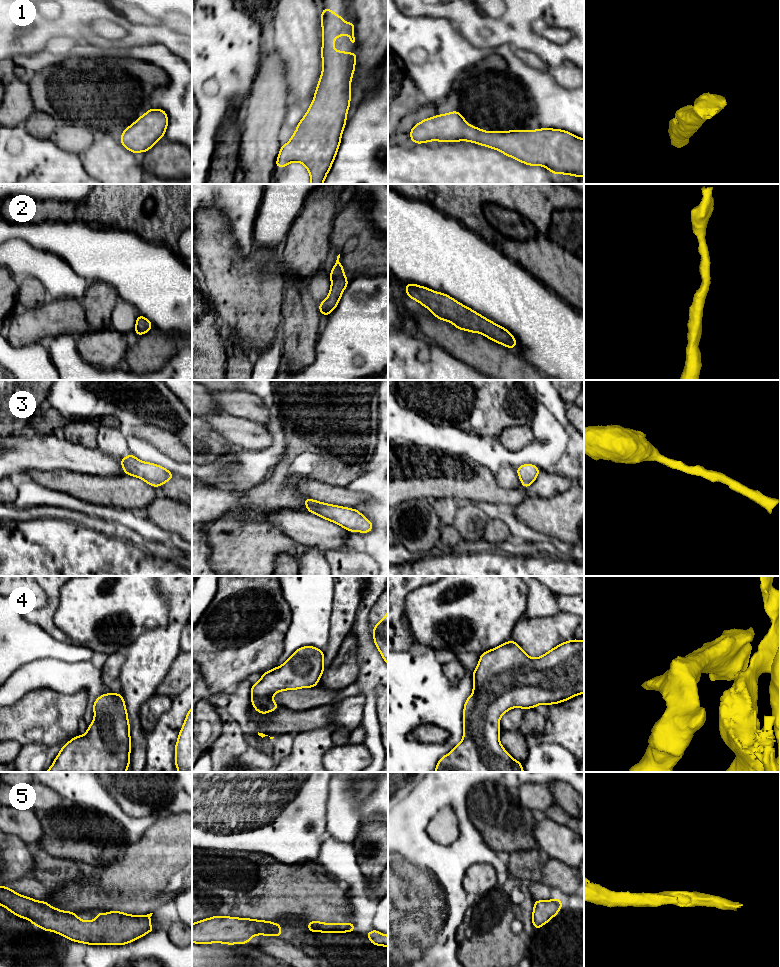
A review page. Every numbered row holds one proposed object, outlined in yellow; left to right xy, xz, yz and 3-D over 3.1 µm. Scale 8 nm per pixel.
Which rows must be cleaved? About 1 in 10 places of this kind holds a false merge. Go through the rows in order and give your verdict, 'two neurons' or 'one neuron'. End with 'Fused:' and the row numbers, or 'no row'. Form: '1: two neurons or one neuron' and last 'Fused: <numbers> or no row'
1: one neuron
2: one neuron
3: one neuron
4: one neuron
5: one neuron
Fused: no row

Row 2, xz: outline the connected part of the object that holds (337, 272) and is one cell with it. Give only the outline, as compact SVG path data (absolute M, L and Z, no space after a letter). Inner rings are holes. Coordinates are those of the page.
M340 254L337 256L336 263L330 272L331 288L327 298L319 304L322 315L328 316L338 305L344 289L348 285L348 280L343 271L343 265L339 262Z

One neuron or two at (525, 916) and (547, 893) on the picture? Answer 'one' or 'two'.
two

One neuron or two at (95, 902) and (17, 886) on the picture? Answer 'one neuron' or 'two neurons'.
two neurons

